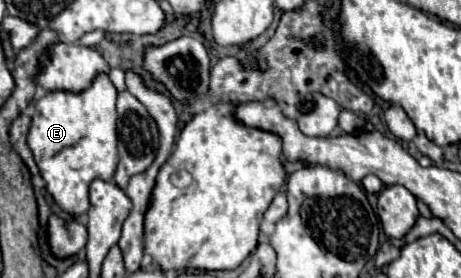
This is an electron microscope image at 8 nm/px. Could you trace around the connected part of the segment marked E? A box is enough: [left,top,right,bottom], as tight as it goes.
[27,74,119,216]

